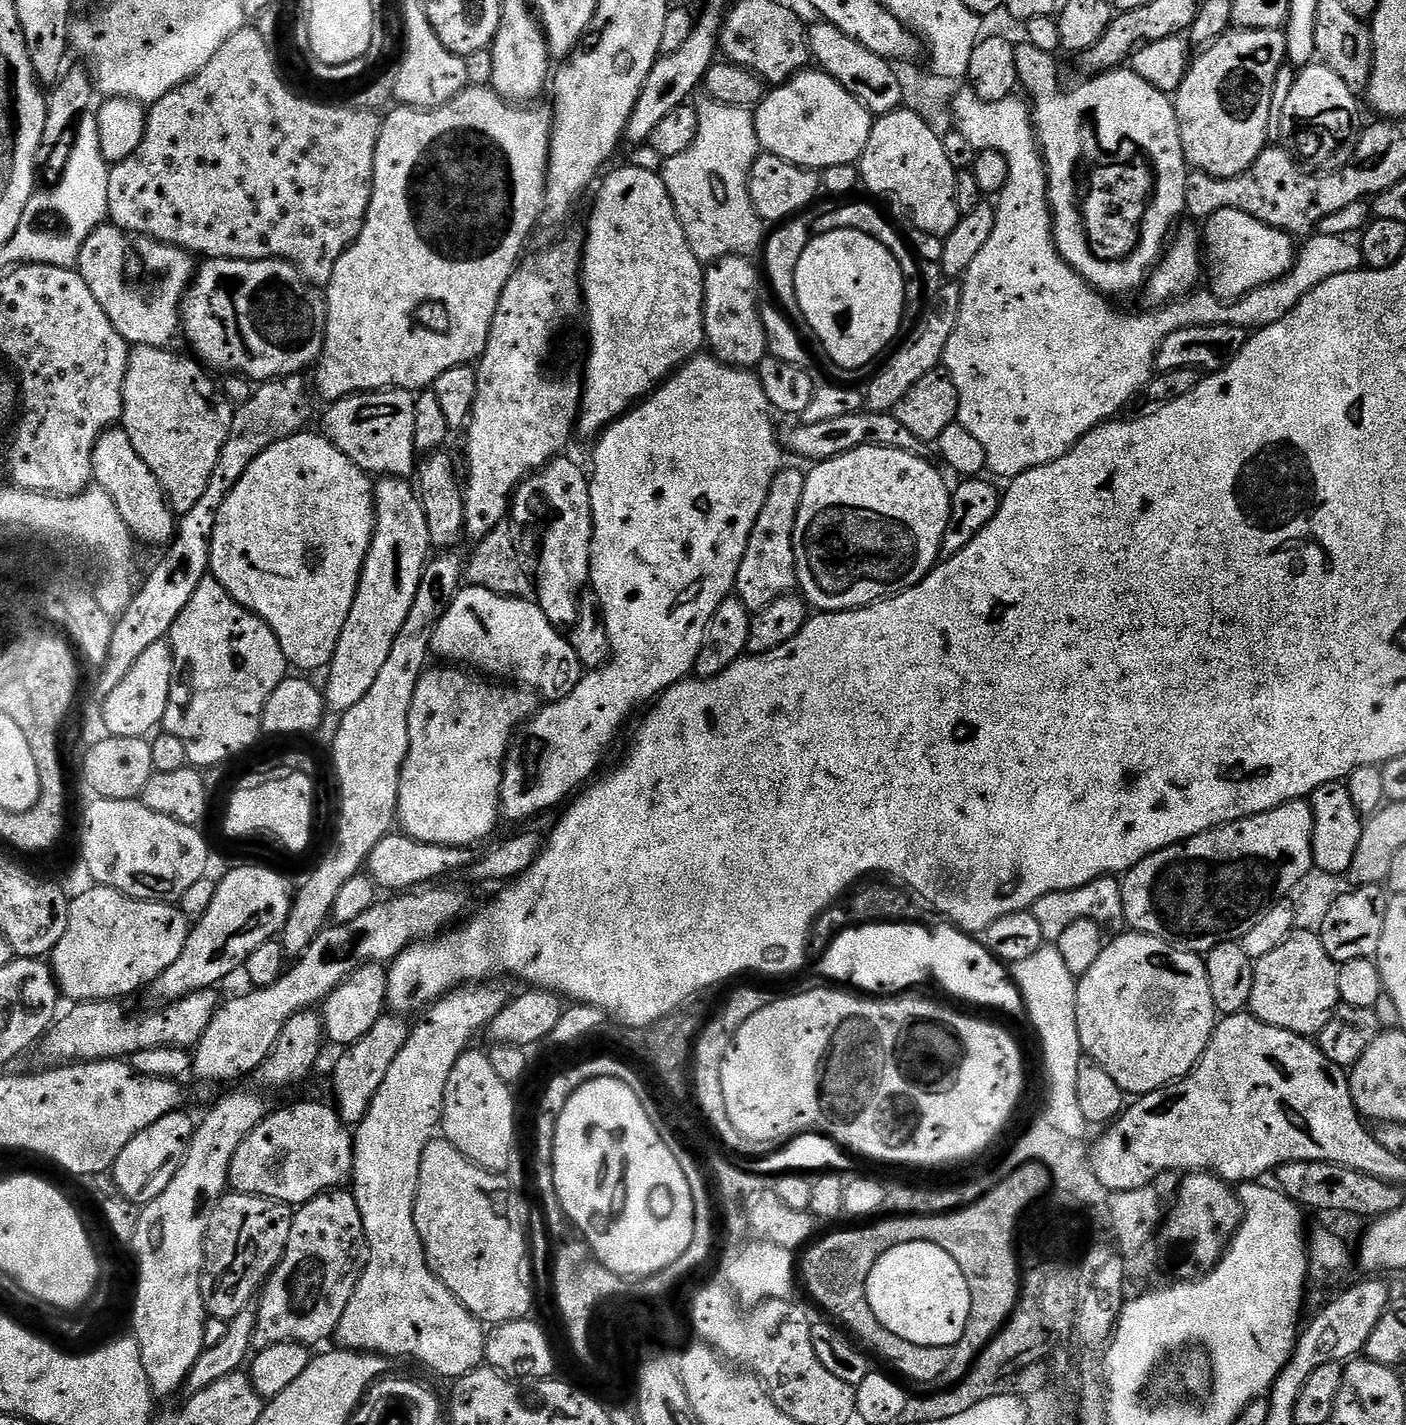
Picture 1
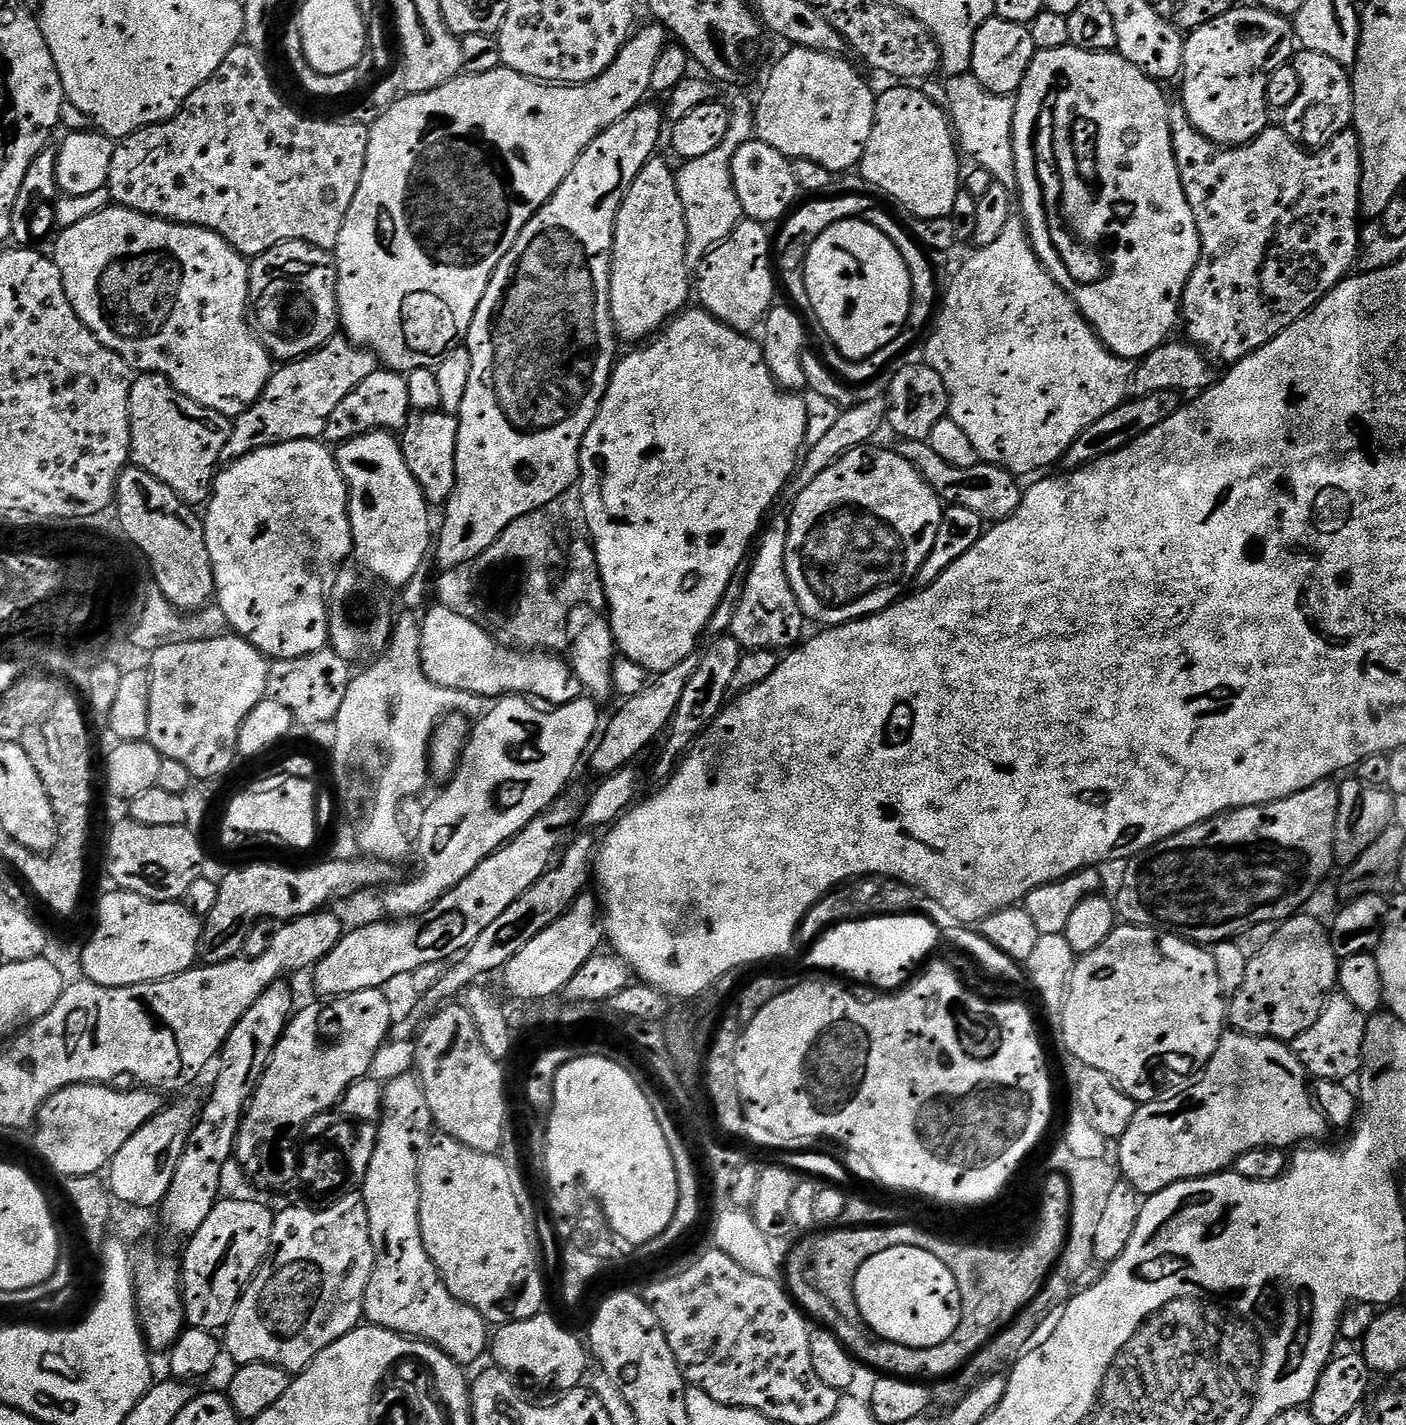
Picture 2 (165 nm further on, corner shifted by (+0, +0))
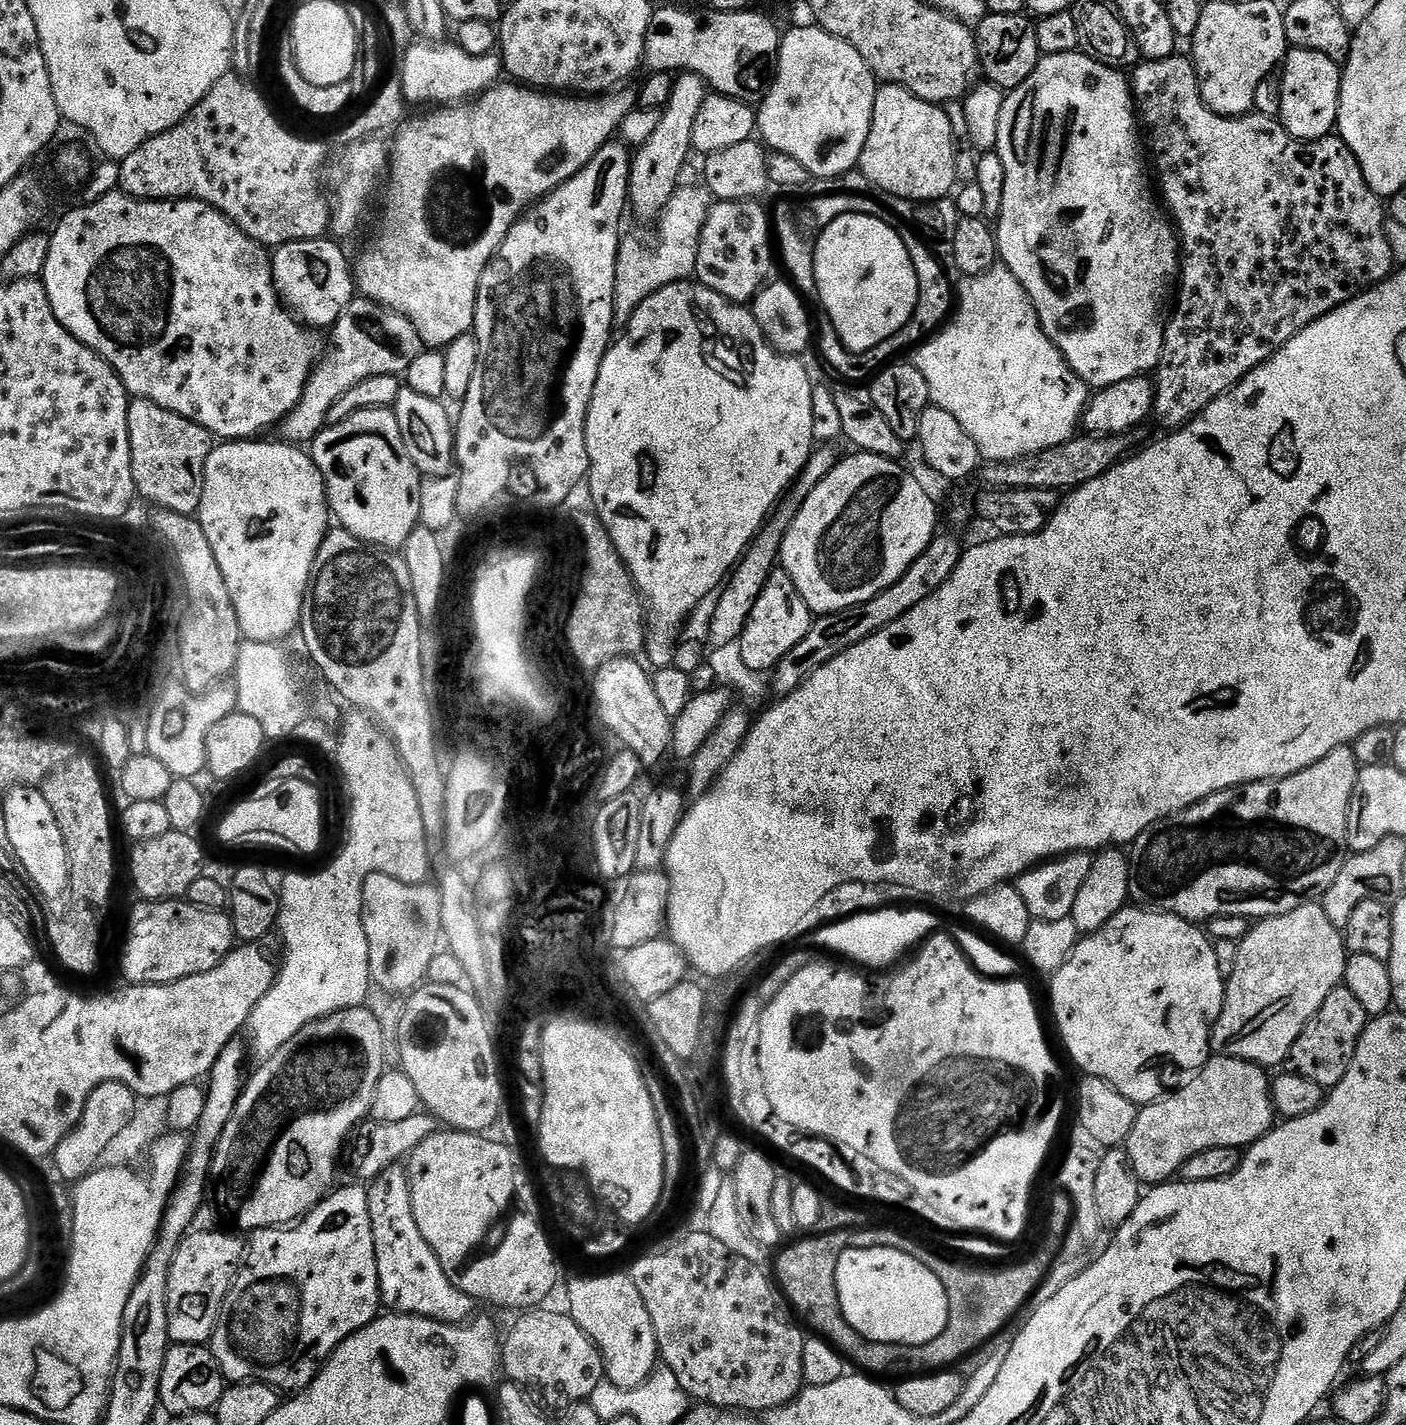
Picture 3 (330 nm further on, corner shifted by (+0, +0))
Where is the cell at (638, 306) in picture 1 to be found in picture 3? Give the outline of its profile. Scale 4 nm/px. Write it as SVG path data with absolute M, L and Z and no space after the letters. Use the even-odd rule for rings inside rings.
M685 72L673 79L672 93L660 112L658 130L654 130L654 134L650 134L650 138L646 138L646 142L637 147L632 156L632 173L628 176L631 211L636 211L640 216L659 217L676 193L682 164L690 160L688 152L693 151L694 118L698 118L698 110L702 110L705 95L706 85L694 73Z

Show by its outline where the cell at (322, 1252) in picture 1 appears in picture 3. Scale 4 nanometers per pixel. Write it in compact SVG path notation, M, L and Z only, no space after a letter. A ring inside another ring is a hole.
M359 1183L356 1184L350 1185L349 1188L337 1187L313 1212L309 1212L303 1220L291 1226L260 1228L257 1232L251 1233L246 1244L243 1265L236 1274L236 1281L233 1282L231 1290L228 1291L228 1297L224 1300L220 1317L216 1320L216 1329L212 1331L210 1341L214 1358L218 1362L218 1366L224 1371L225 1381L238 1384L249 1382L269 1384L271 1388L275 1388L281 1393L295 1394L307 1388L308 1383L320 1373L324 1361L331 1356L332 1351L338 1345L346 1342L346 1338L350 1338L358 1330L365 1328L371 1320L381 1315L380 1279L378 1278L378 1262L374 1250L374 1230L370 1218L370 1206L368 1205L368 1188Z

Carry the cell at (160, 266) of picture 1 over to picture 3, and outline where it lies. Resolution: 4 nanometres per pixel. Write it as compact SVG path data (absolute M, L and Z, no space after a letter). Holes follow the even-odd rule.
M115 191L98 197L85 208L76 208L73 212L66 213L61 218L60 225L50 232L50 254L46 254L42 279L50 298L50 306L54 310L54 318L58 318L58 322L62 322L62 326L70 334L74 334L74 338L90 346L90 350L94 350L107 364L112 365L113 370L122 378L129 397L141 396L141 401L170 410L202 426L221 441L250 440L259 437L259 432L264 432L267 428L275 429L283 424L295 413L308 386L308 380L322 359L321 333L301 324L284 307L272 285L269 249L258 241L251 240L219 210L200 200L135 200L132 196L124 195L123 191Z

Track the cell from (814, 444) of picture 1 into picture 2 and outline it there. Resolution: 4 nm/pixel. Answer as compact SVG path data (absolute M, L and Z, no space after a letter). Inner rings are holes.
M923 439L904 440L898 451L902 458L906 458L923 474L925 480L932 485L936 495L947 501L948 504L966 506L974 510L988 522L999 522L1010 518L1018 510L1024 497L1024 488L1021 481L1013 476L1006 468L997 464L978 462L969 468L959 468L947 464Z

